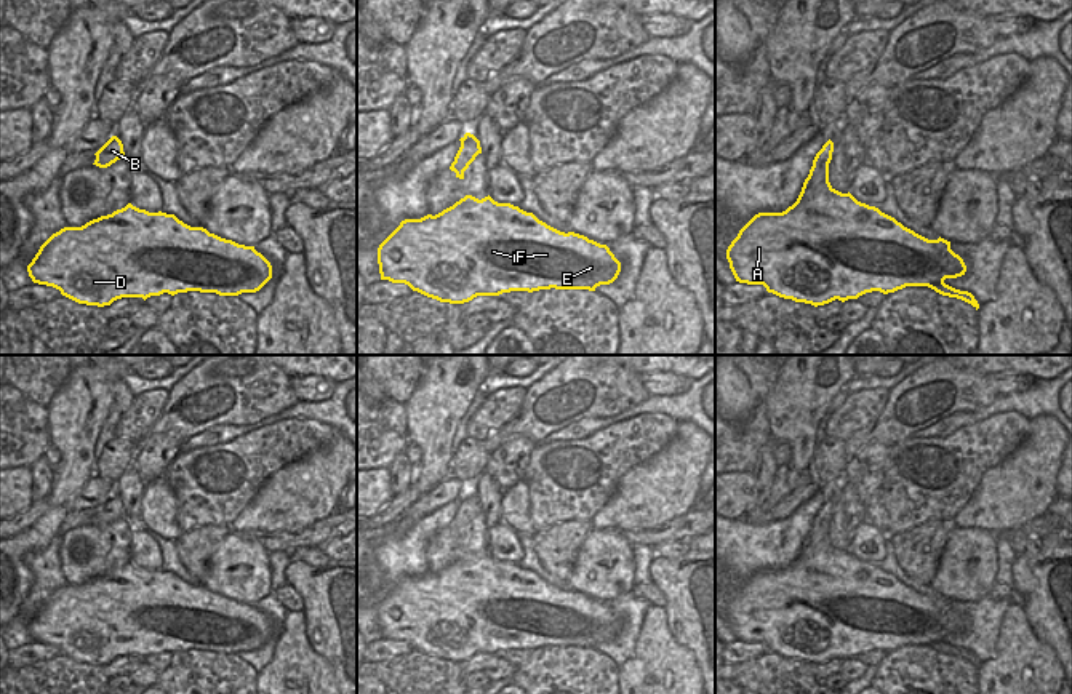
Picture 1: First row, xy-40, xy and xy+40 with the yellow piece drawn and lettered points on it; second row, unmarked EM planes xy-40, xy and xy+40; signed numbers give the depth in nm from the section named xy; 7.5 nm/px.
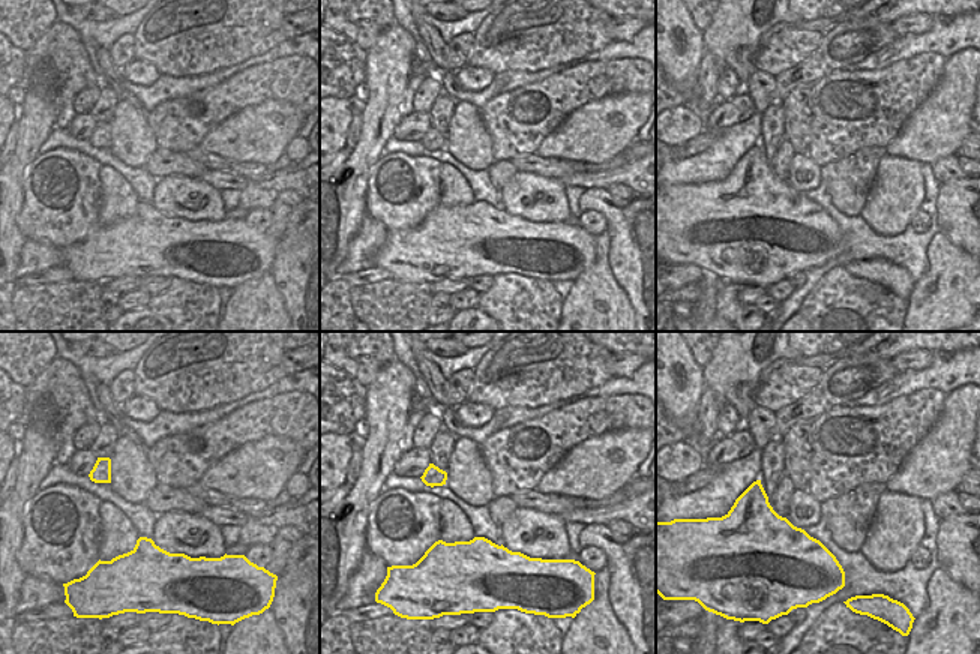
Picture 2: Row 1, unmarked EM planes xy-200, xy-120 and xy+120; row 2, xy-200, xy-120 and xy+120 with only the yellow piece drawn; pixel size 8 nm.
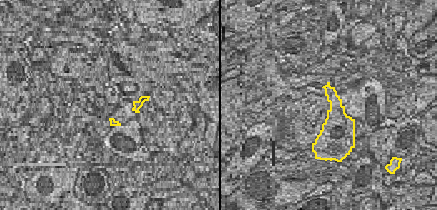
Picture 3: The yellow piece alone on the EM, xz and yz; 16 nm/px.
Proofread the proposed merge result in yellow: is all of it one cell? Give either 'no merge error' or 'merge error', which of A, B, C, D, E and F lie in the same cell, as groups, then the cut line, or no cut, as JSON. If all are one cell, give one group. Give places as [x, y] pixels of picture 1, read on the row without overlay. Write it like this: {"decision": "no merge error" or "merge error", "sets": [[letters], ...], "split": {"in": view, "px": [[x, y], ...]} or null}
{"decision": "no merge error", "sets": [["A", "B", "C", "D", "E", "F"]], "split": null}

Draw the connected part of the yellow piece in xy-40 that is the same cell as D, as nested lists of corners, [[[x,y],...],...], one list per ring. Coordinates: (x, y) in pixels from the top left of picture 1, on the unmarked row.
[[[128,561],[82,585],[53,592],[27,624],[34,641],[53,644],[62,654],[86,664],[110,664],[122,656],[171,654],[187,649],[238,654],[256,651],[272,636],[270,620],[254,604],[190,585],[174,572],[149,571]]]

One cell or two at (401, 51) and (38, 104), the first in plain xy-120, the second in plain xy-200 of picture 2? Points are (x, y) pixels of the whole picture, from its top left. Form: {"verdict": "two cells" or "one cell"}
{"verdict": "one cell"}

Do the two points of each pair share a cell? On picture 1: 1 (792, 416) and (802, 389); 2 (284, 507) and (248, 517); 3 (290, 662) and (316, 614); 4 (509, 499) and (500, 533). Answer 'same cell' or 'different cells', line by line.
1: same cell
2: same cell
3: different cells
4: different cells

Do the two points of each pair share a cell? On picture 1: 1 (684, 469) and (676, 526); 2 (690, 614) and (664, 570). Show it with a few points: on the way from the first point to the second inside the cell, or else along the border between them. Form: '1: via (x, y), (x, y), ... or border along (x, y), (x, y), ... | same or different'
1: border along (695, 506), (682, 515), (642, 530) | different
2: via (690, 603), (690, 595), (676, 581) | same

